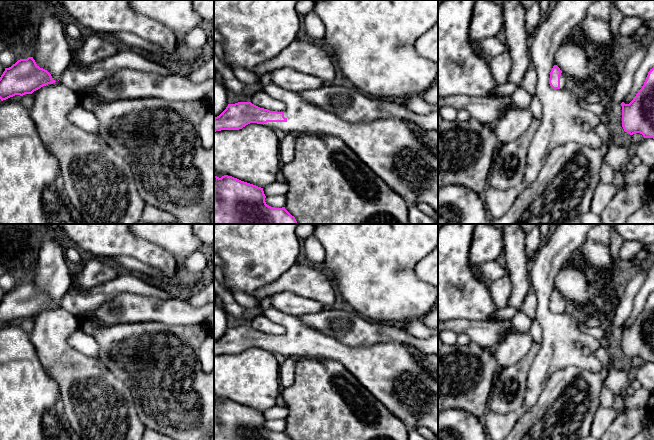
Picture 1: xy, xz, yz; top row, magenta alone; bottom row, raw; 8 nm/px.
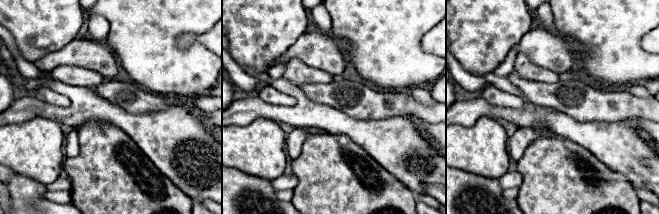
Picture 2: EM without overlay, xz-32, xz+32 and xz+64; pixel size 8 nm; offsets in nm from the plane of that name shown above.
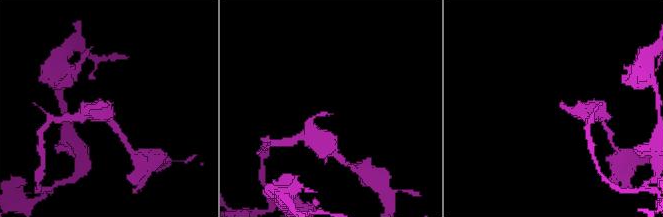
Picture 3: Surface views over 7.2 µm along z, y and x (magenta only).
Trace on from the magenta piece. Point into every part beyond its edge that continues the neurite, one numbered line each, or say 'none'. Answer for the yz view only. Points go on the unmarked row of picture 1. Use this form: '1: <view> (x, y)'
1: yz (563, 301)

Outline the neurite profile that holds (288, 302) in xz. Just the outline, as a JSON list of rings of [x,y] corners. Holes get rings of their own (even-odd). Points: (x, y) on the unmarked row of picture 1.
[[[283,291],[274,295],[272,307],[295,316],[316,314],[324,308],[320,302],[299,296],[291,291]]]

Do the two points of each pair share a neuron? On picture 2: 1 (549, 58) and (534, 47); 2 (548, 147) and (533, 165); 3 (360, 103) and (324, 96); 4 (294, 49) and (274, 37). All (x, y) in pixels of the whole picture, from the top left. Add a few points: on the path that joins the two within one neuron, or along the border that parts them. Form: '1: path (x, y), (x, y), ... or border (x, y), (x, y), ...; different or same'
1: path (545, 54), (538, 47); same
2: path (547, 151), (537, 161); same
3: path (351, 97), (333, 96); same
4: border (305, 31), (272, 62); different

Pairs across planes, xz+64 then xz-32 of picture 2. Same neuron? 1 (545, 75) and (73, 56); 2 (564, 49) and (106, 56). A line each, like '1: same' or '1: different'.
1: different
2: same

